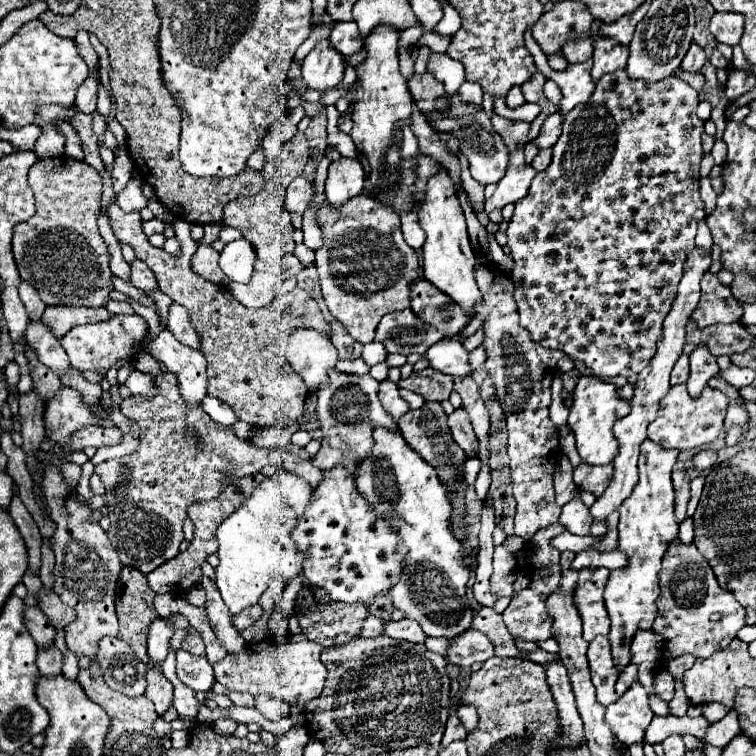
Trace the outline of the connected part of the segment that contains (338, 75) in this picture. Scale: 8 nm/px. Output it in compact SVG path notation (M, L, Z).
M319 41L303 61L303 81L317 91L329 91L343 79L345 65L329 41Z

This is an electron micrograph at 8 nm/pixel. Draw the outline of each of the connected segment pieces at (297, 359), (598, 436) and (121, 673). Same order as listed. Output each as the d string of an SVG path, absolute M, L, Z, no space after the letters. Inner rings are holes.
M295 329L289 333L287 359L297 375L303 377L309 391L317 391L329 381L327 371L337 363L337 351L327 335L313 329Z
M581 375L573 393L573 405L569 409L567 425L575 435L575 445L581 455L581 461L590 465L597 463L613 463L615 455L619 453L619 443L613 435L613 425L621 415L627 415L631 405L627 399L621 399L617 387L613 383L605 383L597 377Z
M103 637L95 661L101 667L105 683L127 695L139 697L145 693L147 665L135 657L131 647L117 637Z

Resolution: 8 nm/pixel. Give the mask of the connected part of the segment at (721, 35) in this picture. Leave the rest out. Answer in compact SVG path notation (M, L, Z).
M733 11L715 13L711 17L709 29L719 43L733 47L739 43L741 35L743 35L743 23L745 23L745 17L741 13L733 13Z

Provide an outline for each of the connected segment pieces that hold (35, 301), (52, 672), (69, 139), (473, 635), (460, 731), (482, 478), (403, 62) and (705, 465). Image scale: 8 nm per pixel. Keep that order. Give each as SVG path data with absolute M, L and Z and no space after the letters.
M21 283L19 285L19 297L21 297L21 301L25 303L25 307L27 307L27 313L29 313L29 319L31 321L39 321L41 319L41 315L43 315L43 309L45 309L45 305L43 305L43 301L39 299L39 295L37 295L37 291L29 285L29 283Z
M57 647L39 649L37 667L39 667L39 673L43 677L57 677L57 675L61 675L61 669L63 669L63 655L61 655L61 651Z
M59 121L57 125L59 125L59 131L63 131L63 135L66 137L65 154L73 159L83 161L85 153L83 153L83 147L81 147L79 133L73 129L73 125L69 121Z
M467 629L463 635L451 641L447 649L447 661L459 667L471 667L493 657L493 643L475 629Z
M451 713L449 721L447 721L447 727L445 727L445 735L441 739L441 747L447 747L453 741L463 741L465 737L467 737L467 731L465 731L461 719L455 713Z
M481 463L481 469L477 473L477 481L475 481L475 491L477 491L477 497L483 501L487 491L489 491L489 485L491 485L491 471L489 471L489 465L487 463Z
M399 47L399 68L403 77L408 80L414 73L414 62L411 59L411 54L408 51L409 47Z
M705 449L705 451L699 451L693 455L693 463L695 463L697 471L709 469L711 465L715 465L715 461L717 461L717 453L711 449Z

